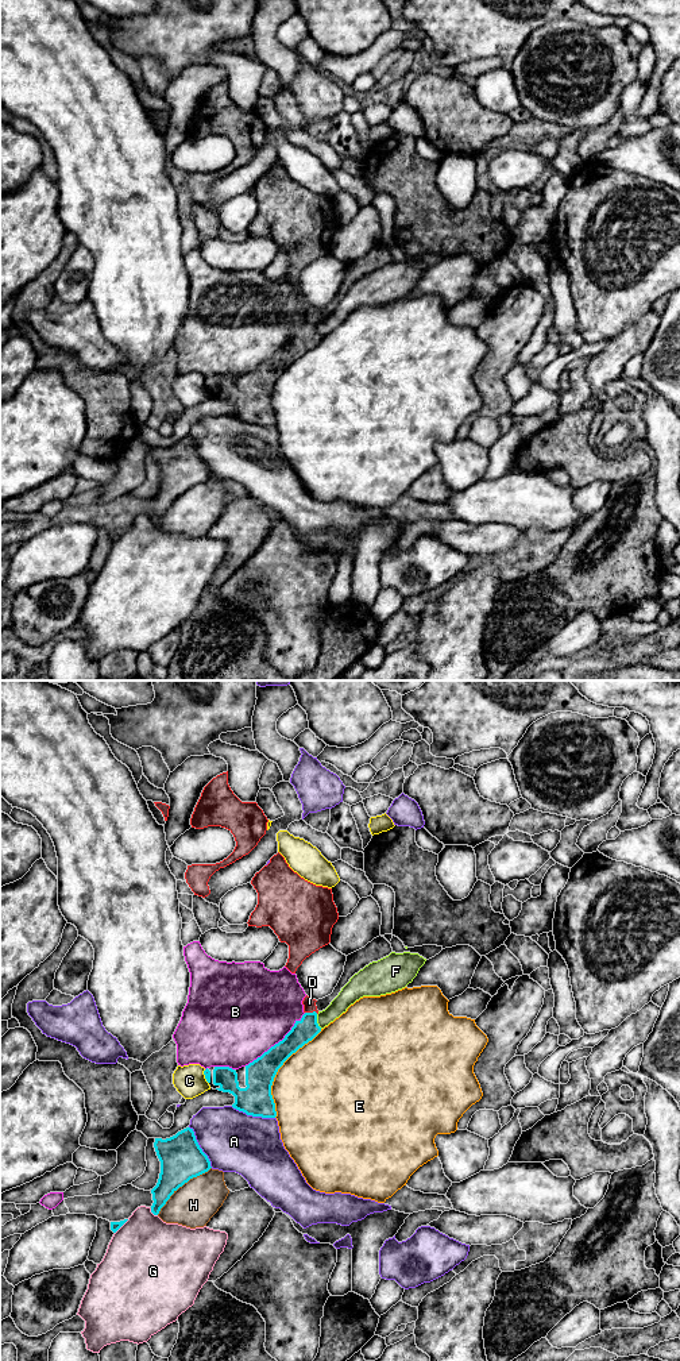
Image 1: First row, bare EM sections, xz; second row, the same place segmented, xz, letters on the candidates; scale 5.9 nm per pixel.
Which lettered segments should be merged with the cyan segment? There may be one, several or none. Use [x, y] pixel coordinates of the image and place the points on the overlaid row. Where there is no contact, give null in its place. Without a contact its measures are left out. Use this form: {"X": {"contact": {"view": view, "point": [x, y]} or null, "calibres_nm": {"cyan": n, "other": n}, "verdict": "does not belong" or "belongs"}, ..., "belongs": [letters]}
{"A": {"contact": {"view": "xz", "point": [252, 1115]}, "calibres_nm": {"cyan": 190, "other": 360}, "verdict": "does not belong"}, "B": {"contact": {"view": "xz", "point": [275, 1044]}, "calibres_nm": {"cyan": 180, "other": 500}, "verdict": "does not belong"}, "C": {"contact": {"view": "xz", "point": [205, 1076]}, "calibres_nm": {"cyan": 50, "other": 190}, "verdict": "does not belong"}, "D": {"contact": {"view": "xz", "point": [313, 1011]}, "calibres_nm": {"cyan": 140, "other": 80}, "verdict": "belongs"}, "E": {"contact": {"view": "xz", "point": [277, 1071]}, "calibres_nm": {"cyan": 190, "other": 480}, "verdict": "does not belong"}, "F": {"contact": {"view": "xz", "point": [316, 1021]}, "calibres_nm": {"cyan": 140, "other": 110}, "verdict": "does not belong"}, "G": {"contact": {"view": "xz", "point": [122, 1225]}, "calibres_nm": {"cyan": 60, "other": 480}, "verdict": "does not belong"}, "H": {"contact": {"view": "xz", "point": [181, 1186]}, "calibres_nm": {"cyan": 260, "other": 260}, "verdict": "does not belong"}, "belongs": ["D"]}

